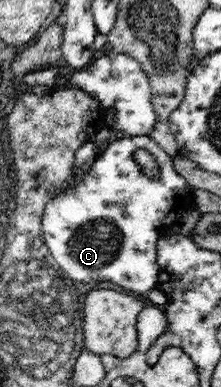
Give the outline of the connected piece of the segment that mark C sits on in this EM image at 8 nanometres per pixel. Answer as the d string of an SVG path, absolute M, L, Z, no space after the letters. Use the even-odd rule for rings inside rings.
M148 135L122 136L107 145L92 166L92 173L69 185L46 204L42 216L42 236L57 266L79 284L91 284L93 280L107 280L107 284L123 285L123 292L140 297L157 288L159 263L157 244L160 236L173 228L182 214L195 209L192 203L193 188L175 168L174 157L166 153ZM135 150L147 150L159 165L157 180L141 171L133 157Z

